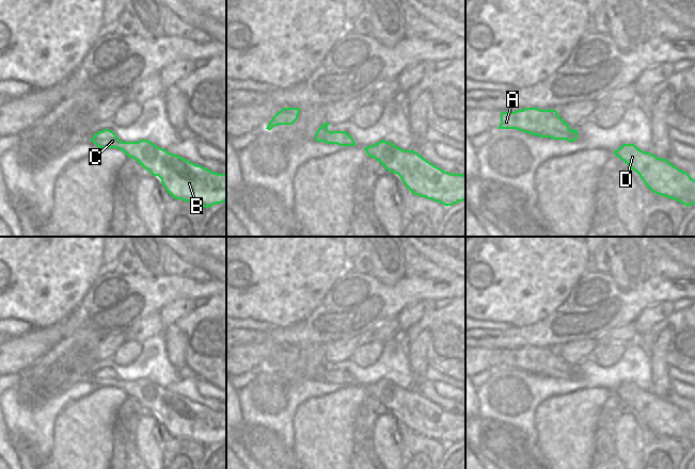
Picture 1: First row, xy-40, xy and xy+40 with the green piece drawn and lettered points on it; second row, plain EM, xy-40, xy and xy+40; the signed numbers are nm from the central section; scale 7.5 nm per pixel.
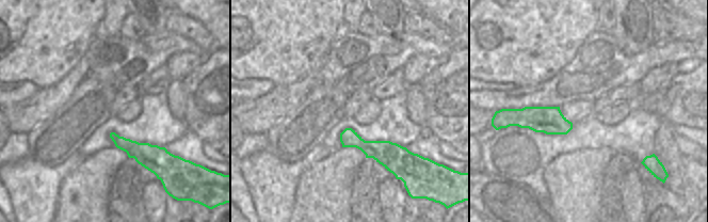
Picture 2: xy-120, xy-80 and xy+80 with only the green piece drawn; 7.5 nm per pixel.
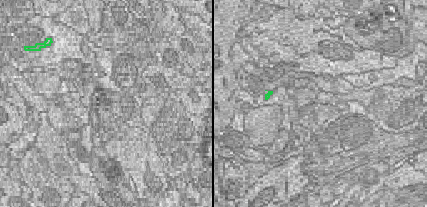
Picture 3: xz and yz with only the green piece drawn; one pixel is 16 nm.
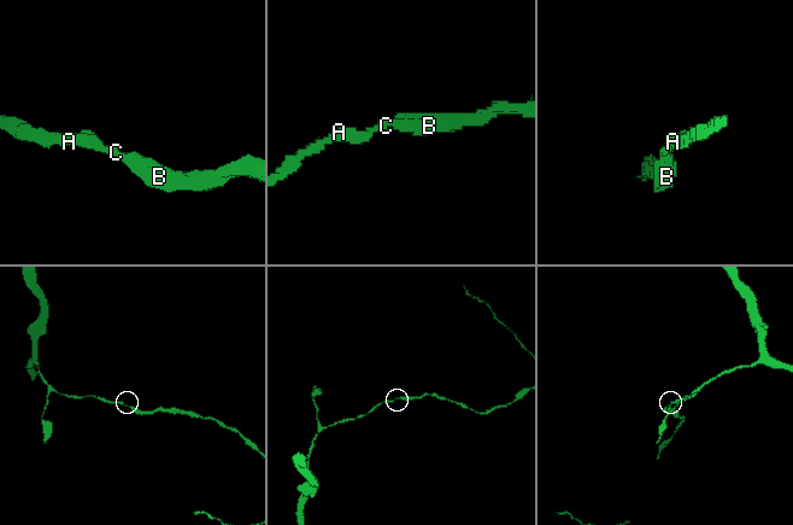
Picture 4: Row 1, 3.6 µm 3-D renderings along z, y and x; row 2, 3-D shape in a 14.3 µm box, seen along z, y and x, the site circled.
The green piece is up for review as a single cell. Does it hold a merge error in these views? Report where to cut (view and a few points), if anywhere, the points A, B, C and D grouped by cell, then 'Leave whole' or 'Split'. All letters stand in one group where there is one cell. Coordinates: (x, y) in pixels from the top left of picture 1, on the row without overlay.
No split. Groups: A B C D. Leave whole.

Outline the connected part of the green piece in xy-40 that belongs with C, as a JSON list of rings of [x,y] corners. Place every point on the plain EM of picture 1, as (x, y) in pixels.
[[[109,368],[98,370],[91,379],[99,387],[117,387],[135,398],[153,415],[158,415],[175,438],[192,440],[205,447],[226,440],[226,413],[214,411],[147,378],[122,381]]]

